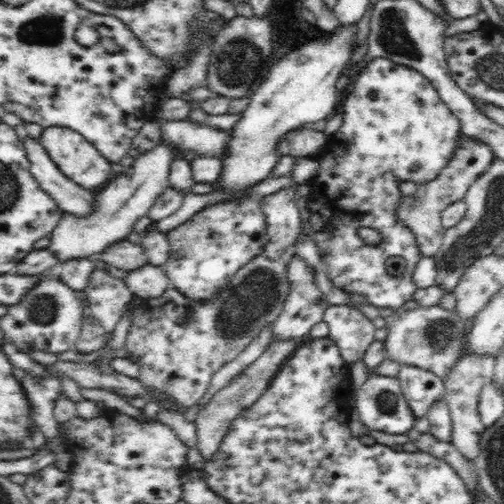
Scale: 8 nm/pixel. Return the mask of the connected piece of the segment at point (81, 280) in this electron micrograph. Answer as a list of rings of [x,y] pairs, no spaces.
[[[84,257],[59,262],[56,266],[48,268],[46,274],[62,279],[70,288],[80,293],[86,288],[94,268],[96,268],[96,264],[93,258]]]

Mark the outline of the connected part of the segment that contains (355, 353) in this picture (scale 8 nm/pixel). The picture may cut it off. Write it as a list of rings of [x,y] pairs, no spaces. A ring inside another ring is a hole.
[[[330,305],[322,318],[328,324],[329,337],[336,343],[341,357],[348,364],[362,359],[375,341],[375,324],[351,305]]]

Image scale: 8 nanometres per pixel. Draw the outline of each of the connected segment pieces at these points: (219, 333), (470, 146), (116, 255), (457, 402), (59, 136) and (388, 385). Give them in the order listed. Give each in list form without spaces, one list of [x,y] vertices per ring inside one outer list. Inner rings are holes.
[[[284,188],[270,196],[260,198],[260,206],[266,219],[264,235],[268,235],[268,242],[264,244],[264,250],[258,256],[254,256],[234,274],[234,278],[218,292],[216,298],[190,300],[180,290],[167,289],[160,298],[144,299],[144,302],[134,307],[131,312],[132,327],[126,337],[125,349],[138,357],[140,374],[137,378],[144,387],[148,387],[149,398],[153,398],[158,404],[164,395],[174,401],[175,408],[159,406],[155,417],[172,428],[188,448],[194,448],[198,444],[198,437],[196,437],[196,425],[182,415],[184,408],[198,404],[210,386],[212,375],[224,364],[232,362],[254,338],[259,336],[262,329],[272,325],[284,308],[286,297],[291,291],[284,254],[286,248],[292,248],[292,244],[297,242],[296,239],[301,232],[300,212],[296,206],[299,197],[297,191],[298,188]]]
[[[462,134],[457,140],[454,154],[443,170],[439,172],[436,180],[418,185],[418,190],[414,194],[399,200],[395,215],[401,224],[412,231],[421,257],[435,256],[440,250],[445,230],[441,225],[442,211],[453,202],[462,201],[467,196],[467,191],[478,176],[482,176],[490,168],[494,155],[495,153],[486,143]]]
[[[127,239],[111,244],[96,256],[102,262],[126,272],[149,263],[141,245],[130,243]]]
[[[464,353],[458,362],[451,368],[445,381],[445,396],[452,419],[451,442],[464,458],[473,461],[480,454],[480,434],[484,432],[479,415],[479,394],[482,387],[491,382],[496,364],[496,356],[487,354]]]
[[[49,127],[40,134],[40,141],[56,166],[76,185],[98,192],[112,180],[112,163],[98,152],[80,133],[66,127]]]
[[[370,374],[360,388],[351,391],[354,394],[351,403],[355,405],[359,419],[366,428],[388,434],[405,434],[414,427],[415,416],[402,394],[397,377]]]

